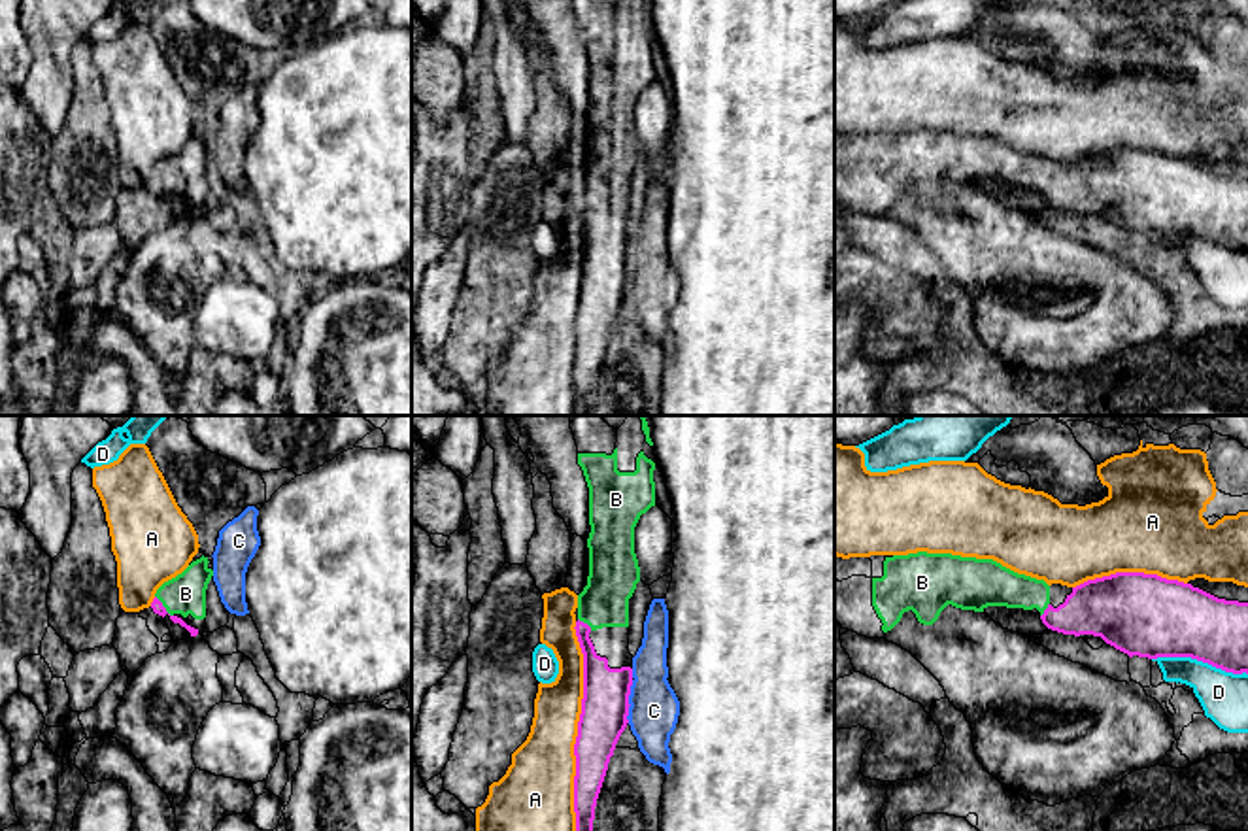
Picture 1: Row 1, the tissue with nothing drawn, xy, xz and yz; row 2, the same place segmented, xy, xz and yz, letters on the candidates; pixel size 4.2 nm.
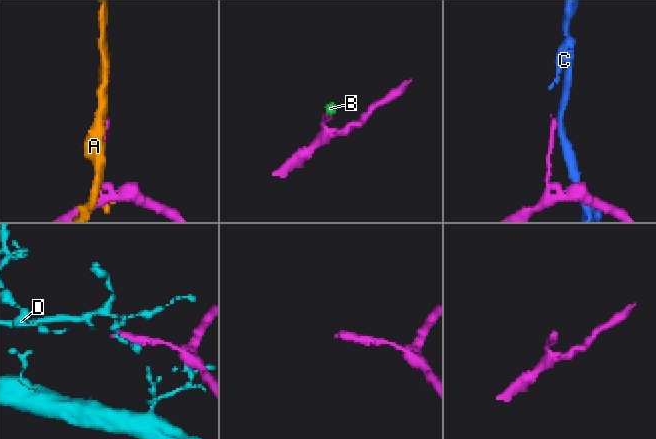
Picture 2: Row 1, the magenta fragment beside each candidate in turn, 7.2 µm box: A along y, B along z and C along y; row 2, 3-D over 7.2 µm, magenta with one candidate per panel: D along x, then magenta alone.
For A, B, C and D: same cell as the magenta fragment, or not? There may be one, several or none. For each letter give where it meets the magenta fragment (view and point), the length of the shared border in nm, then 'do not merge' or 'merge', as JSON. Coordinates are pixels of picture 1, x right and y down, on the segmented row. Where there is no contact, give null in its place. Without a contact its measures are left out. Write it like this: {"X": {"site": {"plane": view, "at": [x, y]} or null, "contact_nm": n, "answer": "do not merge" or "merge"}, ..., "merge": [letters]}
{"A": {"site": {"plane": "xz", "at": [578, 726]}, "contact_nm": 900, "answer": "do not merge"}, "B": {"site": {"plane": "xy", "at": [163, 607]}, "contact_nm": 120, "answer": "merge"}, "C": {"site": {"plane": "xz", "at": [627, 701]}, "contact_nm": 190, "answer": "do not merge"}, "D": {"site": {"plane": "yz", "at": [1199, 660]}, "contact_nm": 420, "answer": "do not merge"}, "merge": ["B"]}

